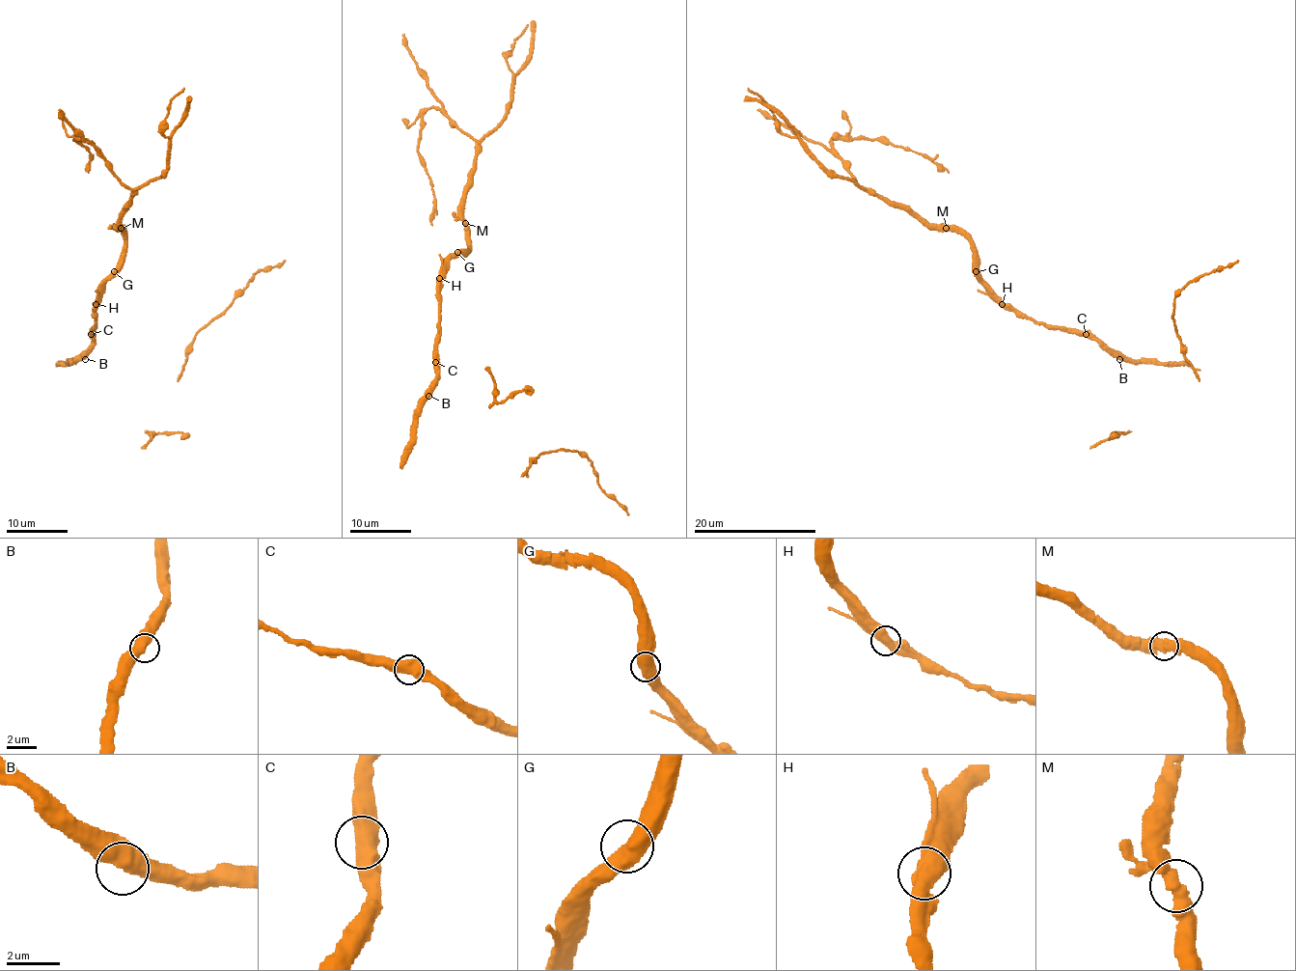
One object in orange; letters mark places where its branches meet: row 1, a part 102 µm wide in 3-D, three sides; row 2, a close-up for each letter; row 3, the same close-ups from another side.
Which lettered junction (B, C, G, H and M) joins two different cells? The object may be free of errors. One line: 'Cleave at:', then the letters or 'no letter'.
Cleave at: no letter

